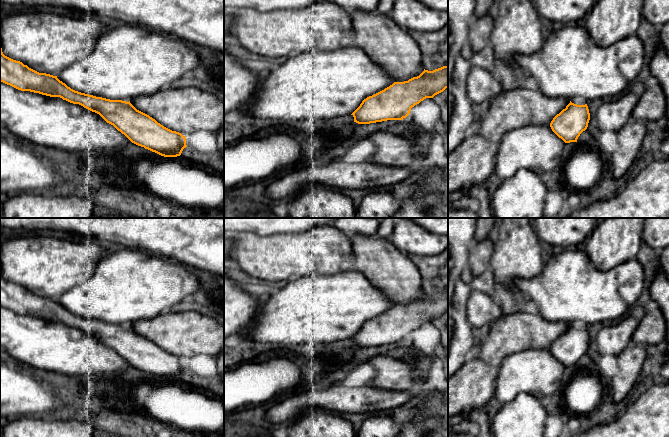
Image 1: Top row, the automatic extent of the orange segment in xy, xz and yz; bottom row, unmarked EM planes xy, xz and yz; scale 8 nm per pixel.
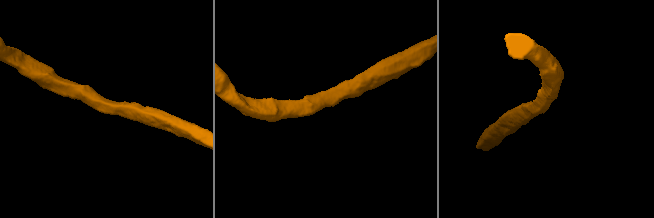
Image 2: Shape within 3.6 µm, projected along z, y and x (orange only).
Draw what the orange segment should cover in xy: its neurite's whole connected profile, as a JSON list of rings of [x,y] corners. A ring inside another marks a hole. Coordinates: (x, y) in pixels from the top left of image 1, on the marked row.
[[[0,40],[0,124],[5,126],[10,136],[25,144],[44,151],[55,149],[77,158],[88,155],[119,155],[123,148],[132,142],[164,157],[180,156],[187,147],[186,137],[172,131],[149,115],[137,110],[131,103],[122,100],[110,100],[81,93],[68,87],[57,76],[39,73],[20,61],[5,56]]]

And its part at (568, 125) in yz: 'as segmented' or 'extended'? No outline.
extended

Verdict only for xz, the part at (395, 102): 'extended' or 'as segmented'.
extended

